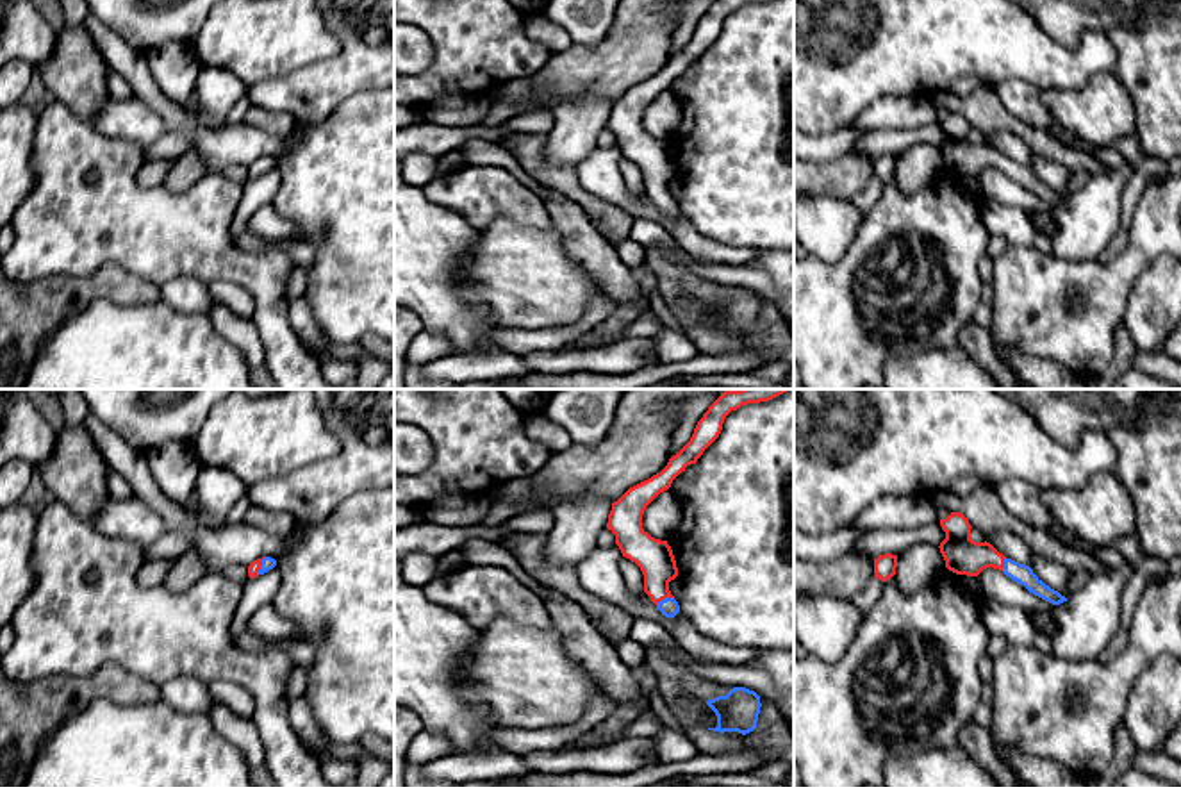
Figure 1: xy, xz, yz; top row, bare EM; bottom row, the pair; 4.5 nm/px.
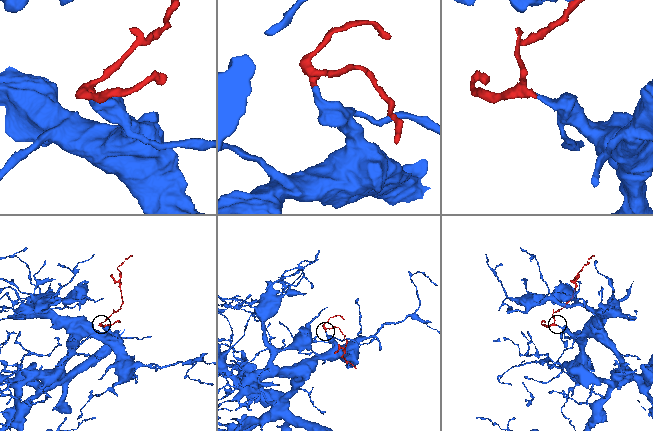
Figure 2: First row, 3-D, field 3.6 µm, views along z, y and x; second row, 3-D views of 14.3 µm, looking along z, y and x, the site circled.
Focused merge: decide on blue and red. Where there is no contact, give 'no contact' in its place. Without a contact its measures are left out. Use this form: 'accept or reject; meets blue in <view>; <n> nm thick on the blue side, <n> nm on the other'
accept; meets blue in xz; 90 nm thick on the blue side, 160 nm on the other

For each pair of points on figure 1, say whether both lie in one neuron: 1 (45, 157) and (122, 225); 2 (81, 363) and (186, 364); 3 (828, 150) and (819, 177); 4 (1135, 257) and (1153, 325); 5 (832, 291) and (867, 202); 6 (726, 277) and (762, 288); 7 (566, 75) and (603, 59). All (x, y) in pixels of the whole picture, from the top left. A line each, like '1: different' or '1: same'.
1: same
2: same
3: different
4: different
5: different
6: same
7: same

